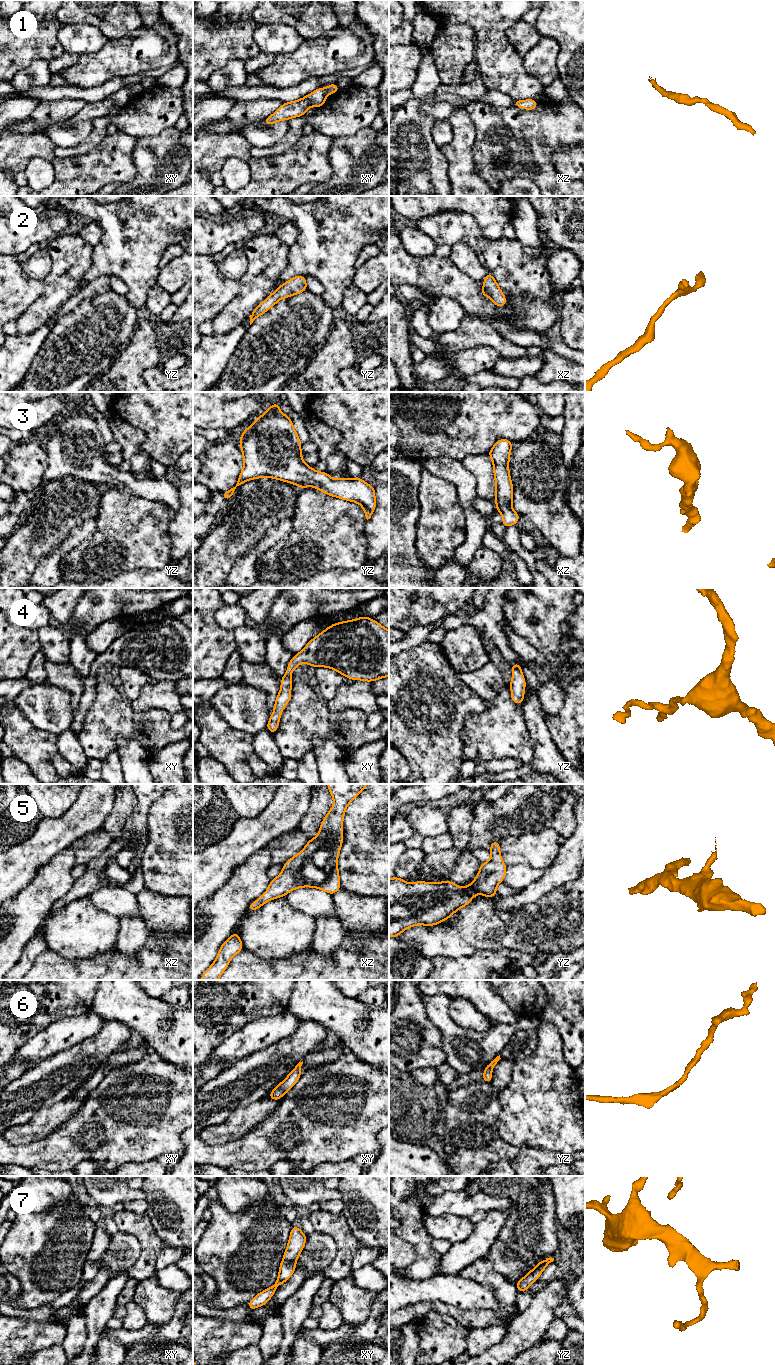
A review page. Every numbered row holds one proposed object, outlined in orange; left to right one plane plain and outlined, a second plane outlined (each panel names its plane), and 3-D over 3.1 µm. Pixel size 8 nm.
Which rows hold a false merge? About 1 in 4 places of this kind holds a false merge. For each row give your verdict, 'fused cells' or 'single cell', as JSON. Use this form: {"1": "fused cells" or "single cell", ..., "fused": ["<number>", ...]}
{"1": "single cell", "2": "single cell", "3": "single cell", "4": "single cell", "5": "single cell", "6": "single cell", "7": "single cell", "fused": []}

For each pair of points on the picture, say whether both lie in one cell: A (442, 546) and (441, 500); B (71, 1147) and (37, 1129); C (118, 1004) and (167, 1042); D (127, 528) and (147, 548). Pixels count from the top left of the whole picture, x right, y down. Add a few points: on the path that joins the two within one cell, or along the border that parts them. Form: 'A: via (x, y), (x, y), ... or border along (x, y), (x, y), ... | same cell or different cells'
A: via (442, 535), (441, 511) | same cell
B: border along (67, 1120), (46, 1136), (26, 1143) | different cells
C: via (130, 1005), (155, 1030) | same cell
D: via (132, 533), (142, 543) | same cell

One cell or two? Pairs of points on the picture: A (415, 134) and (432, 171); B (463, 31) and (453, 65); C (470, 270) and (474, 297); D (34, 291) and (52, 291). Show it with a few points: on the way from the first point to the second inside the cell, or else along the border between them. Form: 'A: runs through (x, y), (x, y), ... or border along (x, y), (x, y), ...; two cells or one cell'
A: runs through (414, 143), (414, 149), (425, 162); one cell
B: runs through (460, 39), (454, 46), (453, 57); one cell
C: border along (453, 263), (473, 279), (482, 281); two cells
D: border along (43, 280), (42, 293), (27, 306); two cells

